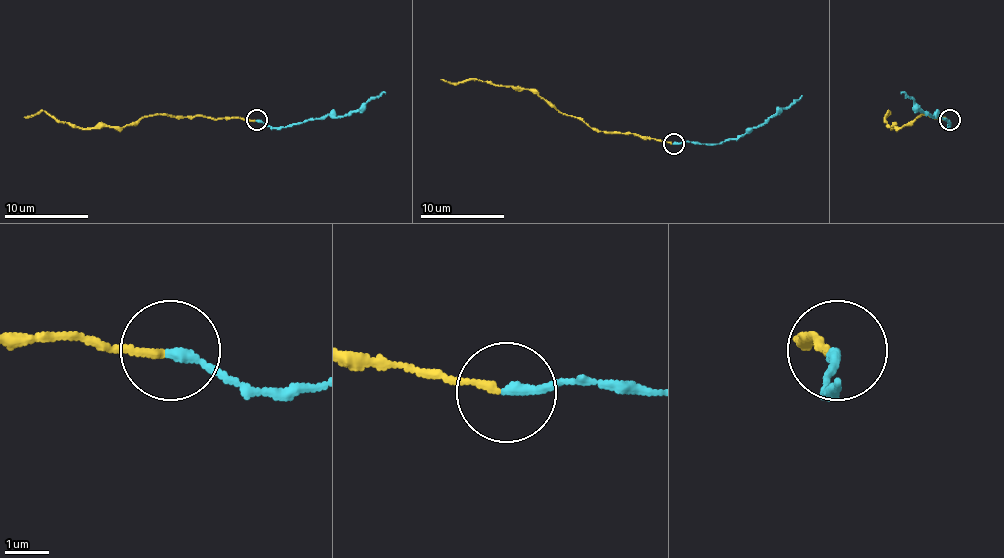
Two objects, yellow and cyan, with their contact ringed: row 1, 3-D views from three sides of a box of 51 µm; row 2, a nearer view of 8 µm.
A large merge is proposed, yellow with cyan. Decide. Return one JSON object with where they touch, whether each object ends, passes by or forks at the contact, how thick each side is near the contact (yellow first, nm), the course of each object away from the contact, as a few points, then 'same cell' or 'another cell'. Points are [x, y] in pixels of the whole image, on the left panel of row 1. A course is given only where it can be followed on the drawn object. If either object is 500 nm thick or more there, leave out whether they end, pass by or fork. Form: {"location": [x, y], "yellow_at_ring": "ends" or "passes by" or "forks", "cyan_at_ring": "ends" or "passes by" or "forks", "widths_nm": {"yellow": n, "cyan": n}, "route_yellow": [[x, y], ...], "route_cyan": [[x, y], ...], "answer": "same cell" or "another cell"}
{"location": [257, 120], "yellow_at_ring": "ends", "cyan_at_ring": "ends", "widths_nm": {"yellow": 160, "cyan": 240}, "route_yellow": [[256, 119], [144, 115], [121, 128], [79, 128], [58, 122], [43, 111], [24, 117]], "route_cyan": [[256, 119], [273, 128], [321, 119], [328, 115], [349, 115], [385, 94]], "answer": "another cell"}

